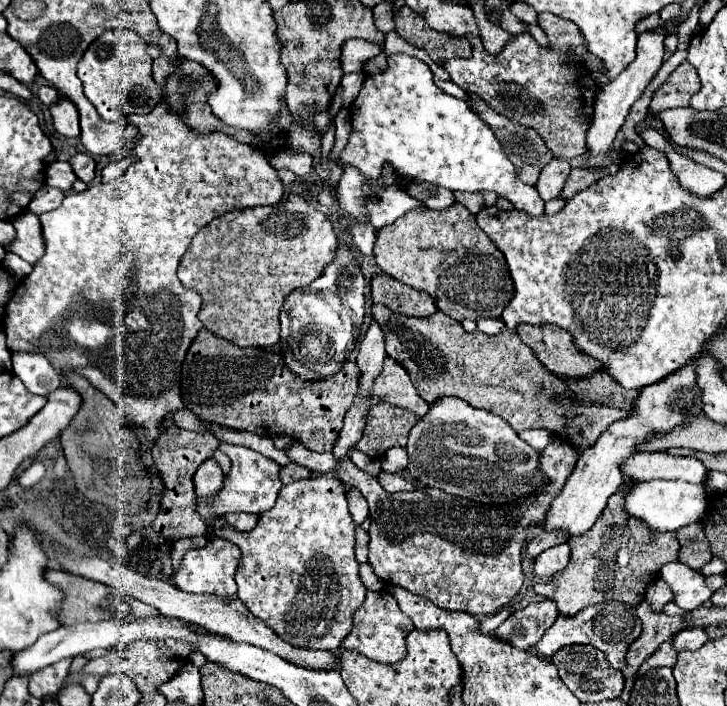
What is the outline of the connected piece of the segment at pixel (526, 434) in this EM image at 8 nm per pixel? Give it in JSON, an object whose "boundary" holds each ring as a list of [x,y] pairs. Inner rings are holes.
{"boundary":[[[531,429],[525,430],[523,433],[519,433],[521,439],[525,439],[525,443],[529,443],[533,449],[537,449],[539,453],[545,449],[545,445],[549,441],[553,441],[553,433],[545,433],[545,429]]]}

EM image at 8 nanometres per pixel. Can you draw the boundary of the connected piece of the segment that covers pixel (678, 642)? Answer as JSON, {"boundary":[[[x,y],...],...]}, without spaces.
{"boundary":[[[689,627],[689,629],[683,629],[683,631],[679,631],[675,635],[675,643],[673,645],[675,645],[677,651],[681,651],[681,649],[693,651],[693,649],[699,649],[701,645],[705,645],[707,641],[709,641],[709,635],[707,635],[705,629]]]}

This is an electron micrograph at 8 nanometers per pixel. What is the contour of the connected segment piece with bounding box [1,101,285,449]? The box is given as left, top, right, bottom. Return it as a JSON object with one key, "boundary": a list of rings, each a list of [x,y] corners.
{"boundary":[[[163,101],[147,115],[133,115],[129,117],[129,123],[135,125],[141,133],[141,137],[137,139],[135,147],[133,147],[133,155],[139,157],[137,163],[129,165],[119,179],[115,179],[113,183],[99,183],[99,185],[91,185],[87,187],[83,193],[73,193],[67,195],[61,203],[61,207],[43,213],[39,217],[41,221],[41,231],[43,231],[43,241],[45,241],[45,255],[33,265],[31,275],[27,275],[15,289],[15,295],[11,297],[13,301],[9,301],[9,305],[5,305],[5,315],[3,315],[3,331],[7,335],[7,345],[9,349],[15,351],[33,351],[33,353],[45,353],[45,357],[49,357],[49,361],[55,365],[55,369],[73,369],[79,371],[81,375],[85,375],[93,387],[97,387],[99,391],[103,391],[109,399],[113,399],[125,413],[127,417],[139,425],[145,433],[145,439],[149,443],[149,449],[153,447],[157,435],[161,433],[161,423],[163,419],[177,411],[177,409],[185,409],[181,393],[179,393],[179,373],[181,373],[181,363],[185,359],[187,349],[191,347],[193,339],[197,337],[197,333],[201,331],[203,323],[197,319],[199,307],[201,307],[201,297],[193,291],[193,289],[185,289],[177,277],[177,267],[181,261],[181,255],[185,253],[185,249],[189,247],[189,241],[197,235],[199,229],[203,229],[213,217],[227,213],[233,207],[253,207],[253,205],[277,205],[281,201],[281,195],[285,191],[283,183],[277,177],[277,171],[269,165],[269,161],[265,159],[265,155],[259,149],[253,149],[249,145],[243,145],[239,141],[235,141],[233,137],[225,135],[225,133],[211,133],[211,135],[197,135],[193,133],[181,119],[177,119],[177,115],[173,115],[169,111],[169,107],[163,105]]]}

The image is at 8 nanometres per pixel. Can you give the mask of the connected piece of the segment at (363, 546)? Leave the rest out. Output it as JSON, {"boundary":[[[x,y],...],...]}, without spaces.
{"boundary":[[[357,527],[357,543],[355,543],[355,553],[359,563],[367,563],[367,551],[369,551],[369,533]]]}

